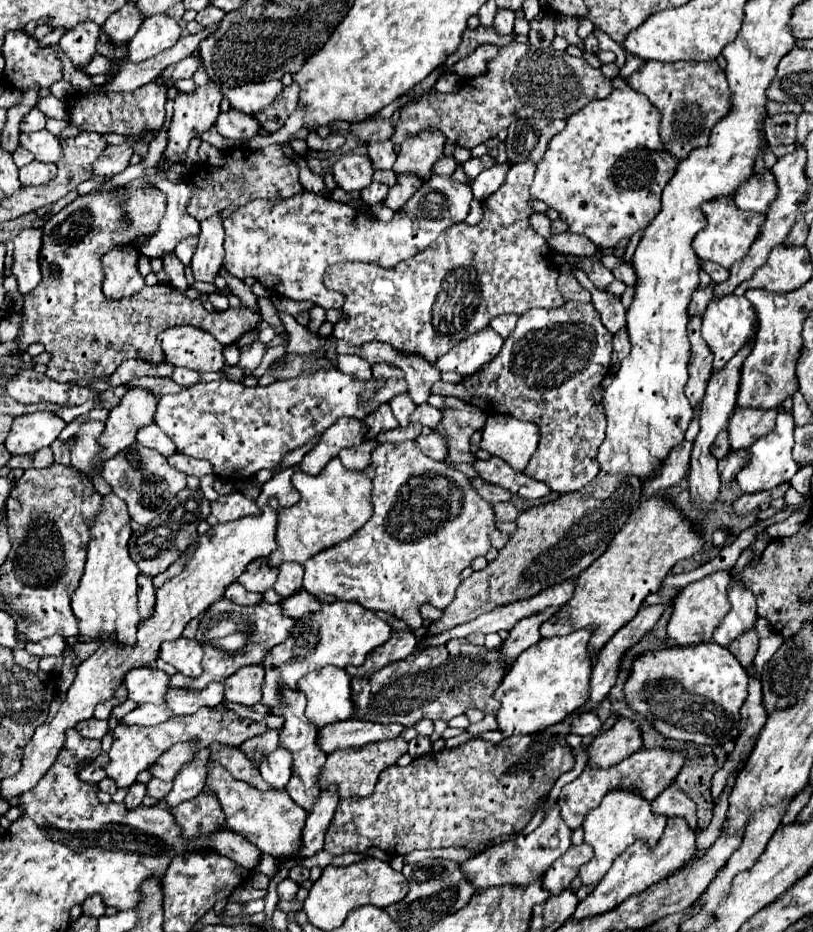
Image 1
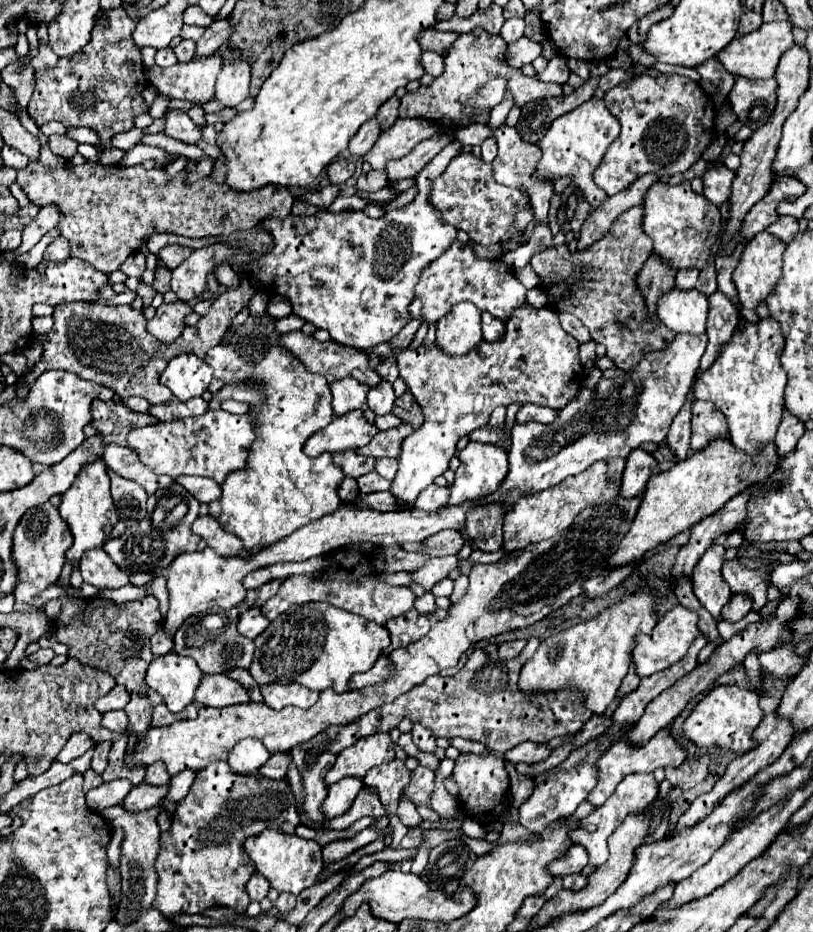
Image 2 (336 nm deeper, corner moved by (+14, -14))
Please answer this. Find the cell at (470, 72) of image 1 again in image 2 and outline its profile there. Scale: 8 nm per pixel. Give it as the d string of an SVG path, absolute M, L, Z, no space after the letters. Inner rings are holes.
M425 51L425 53L423 53L423 57L421 57L421 63L423 63L425 71L427 71L429 75L433 75L433 77L441 75L441 71L445 69L445 63L443 63L443 55L439 55L439 53L431 53L431 51Z

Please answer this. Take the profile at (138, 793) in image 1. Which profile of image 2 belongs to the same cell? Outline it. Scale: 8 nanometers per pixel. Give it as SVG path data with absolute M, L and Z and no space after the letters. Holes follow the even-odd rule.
M141 783L137 787L133 787L133 791L125 797L125 811L147 811L149 807L155 807L159 803L159 799L167 793L167 785L163 787L153 787L147 783Z

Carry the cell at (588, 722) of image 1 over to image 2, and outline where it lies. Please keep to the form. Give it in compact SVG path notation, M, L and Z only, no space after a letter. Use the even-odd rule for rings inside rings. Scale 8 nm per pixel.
M523 741L517 747L513 747L511 751L505 753L505 759L509 763L539 763L541 759L549 757L549 751L553 751L549 745L541 745L541 743L533 743L533 741Z

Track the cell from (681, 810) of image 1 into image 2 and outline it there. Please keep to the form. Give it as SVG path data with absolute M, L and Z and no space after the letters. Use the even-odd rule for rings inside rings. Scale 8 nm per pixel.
M701 757L701 759L695 759L695 761L687 759L681 767L675 767L675 769L667 767L665 779L673 785L679 785L685 791L685 789L695 787L697 783L701 783L707 777L707 765L709 765L707 757Z

